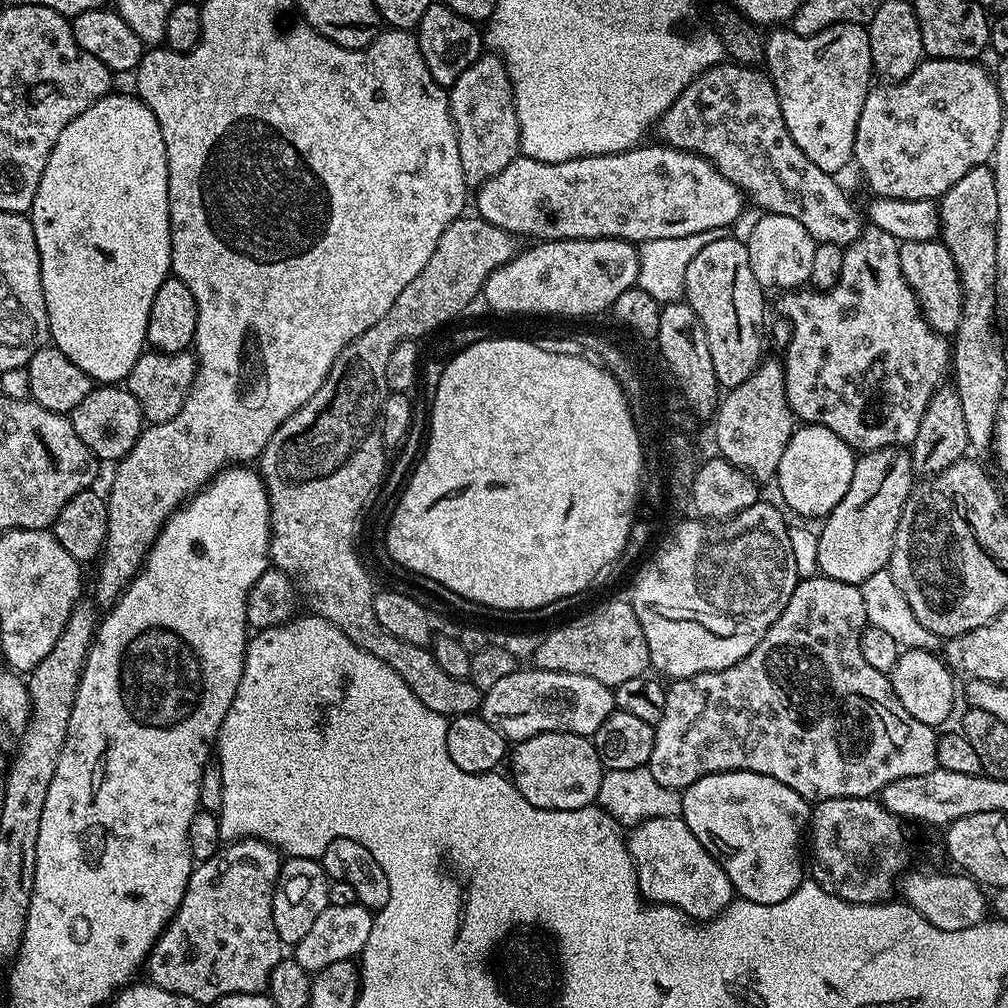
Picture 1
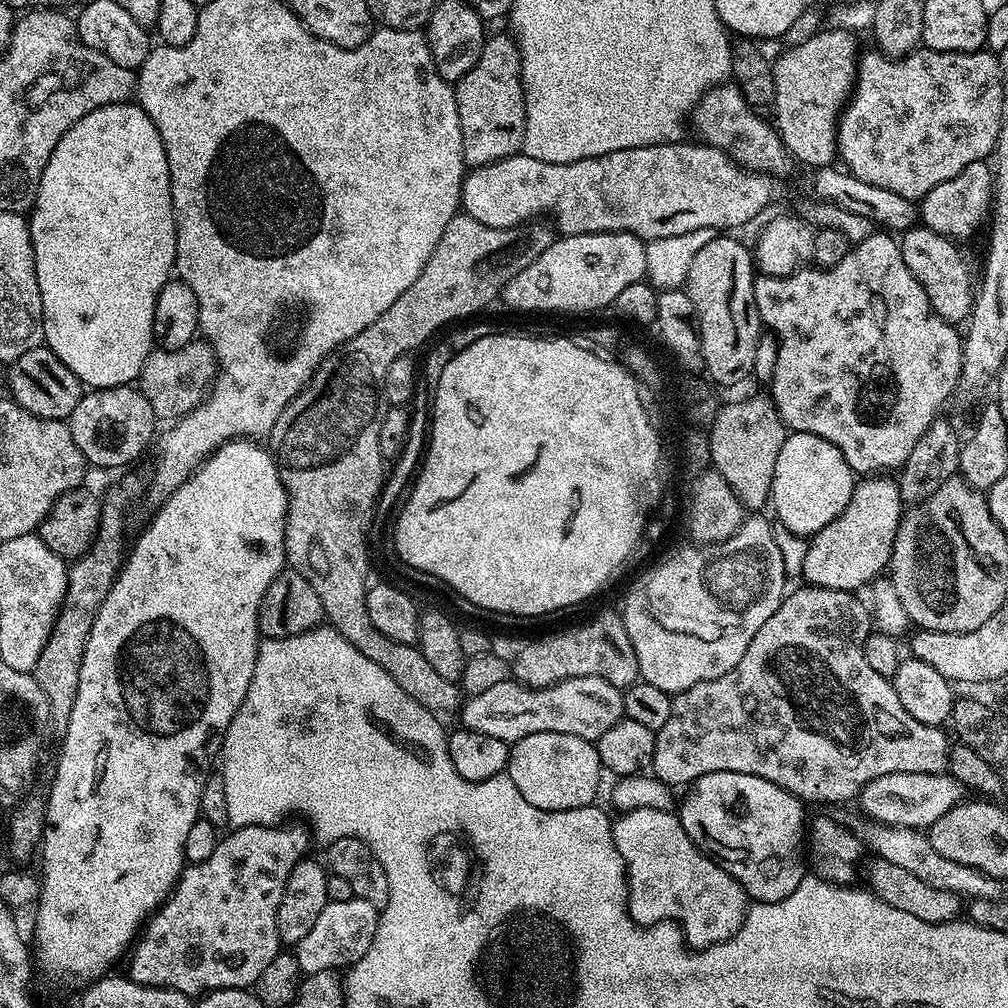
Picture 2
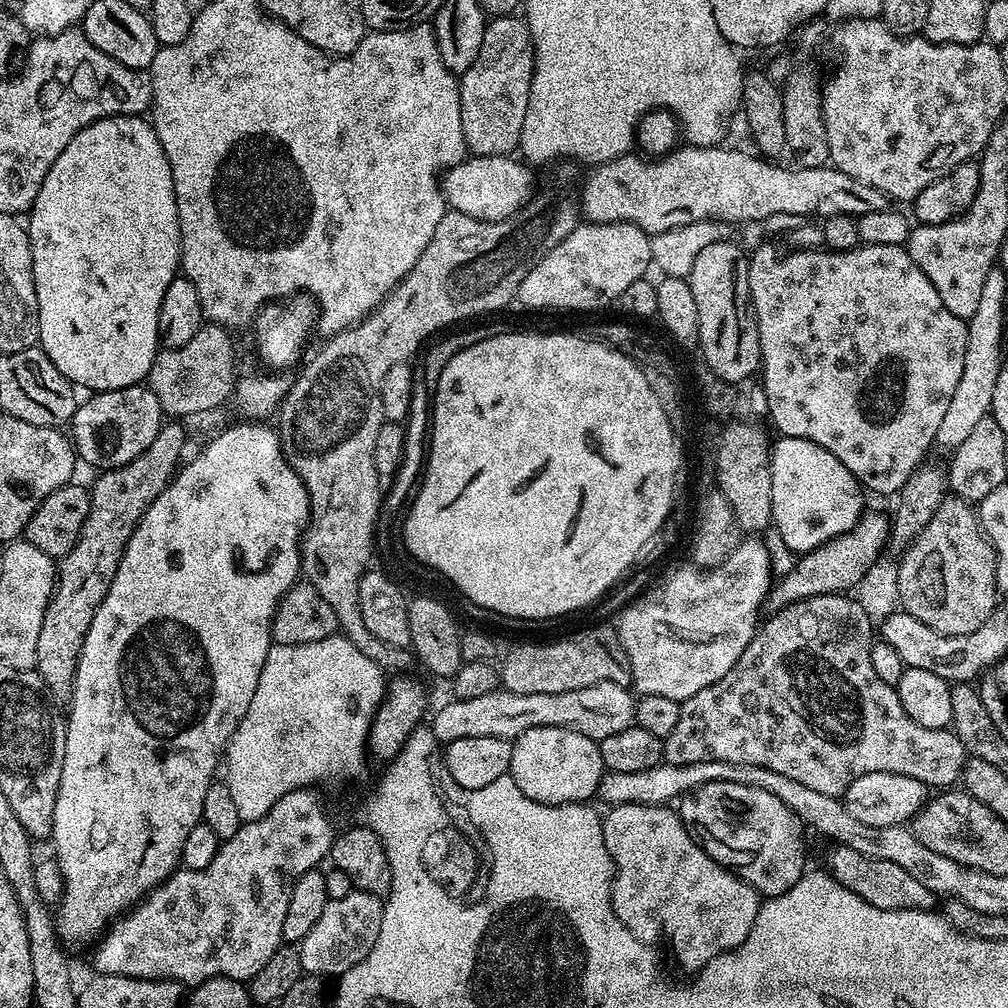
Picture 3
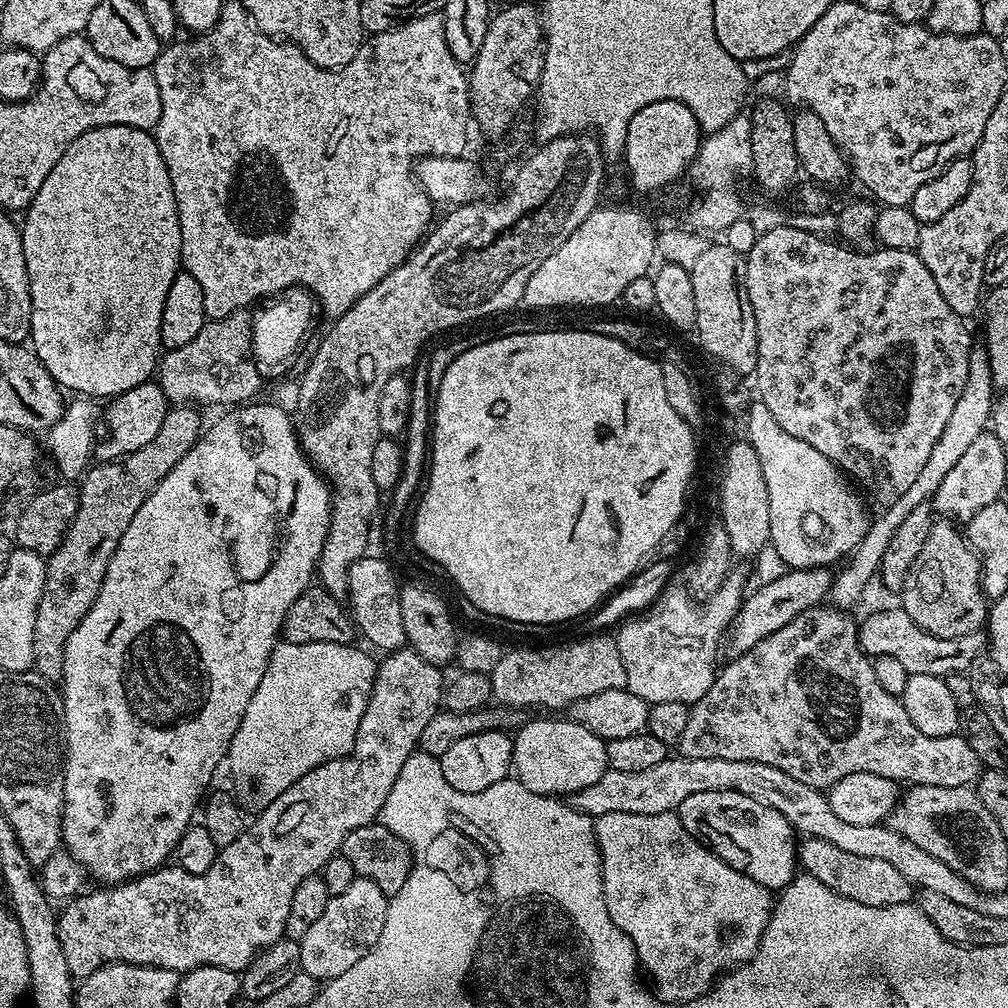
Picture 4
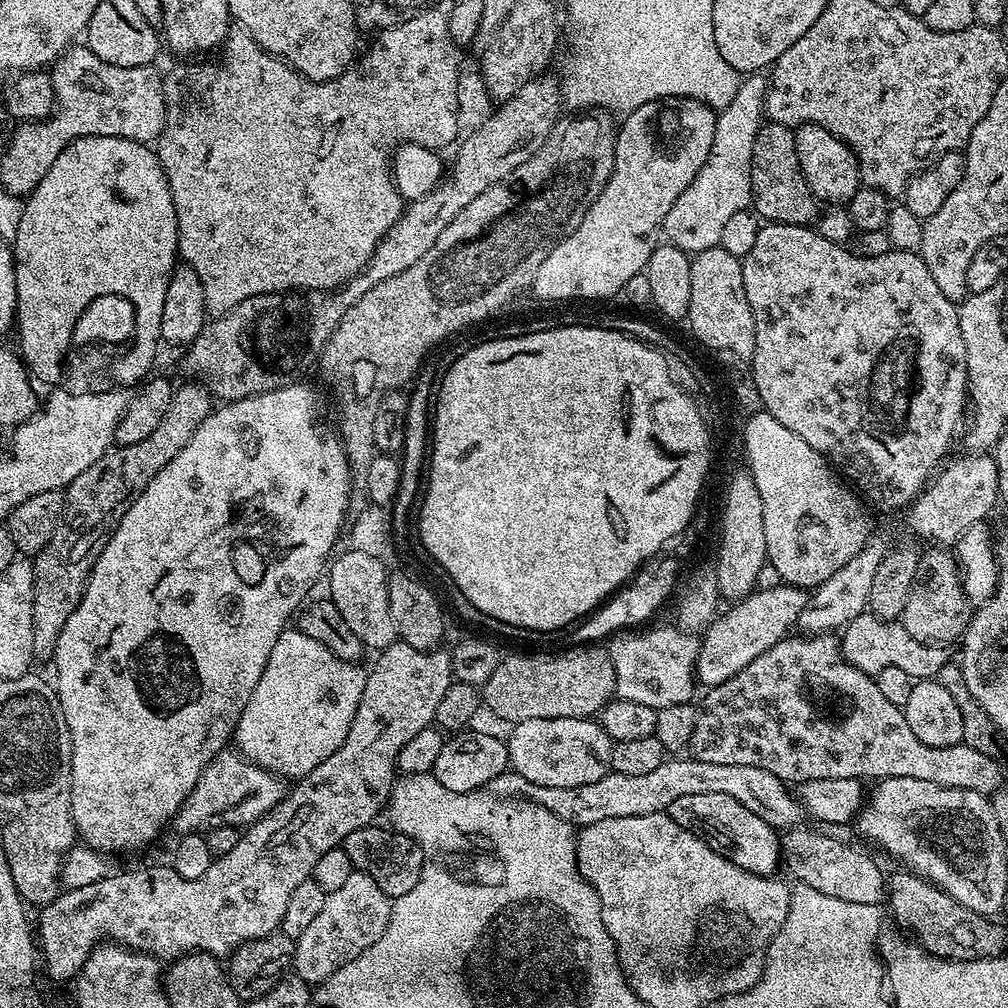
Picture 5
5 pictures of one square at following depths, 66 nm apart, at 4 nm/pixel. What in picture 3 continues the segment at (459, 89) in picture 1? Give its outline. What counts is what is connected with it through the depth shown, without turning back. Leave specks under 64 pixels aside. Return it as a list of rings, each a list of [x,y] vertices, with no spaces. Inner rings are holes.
[[[516,14],[491,17],[484,25],[482,46],[474,66],[459,77],[462,134],[471,155],[507,156],[519,149],[535,69],[536,55],[528,21]]]

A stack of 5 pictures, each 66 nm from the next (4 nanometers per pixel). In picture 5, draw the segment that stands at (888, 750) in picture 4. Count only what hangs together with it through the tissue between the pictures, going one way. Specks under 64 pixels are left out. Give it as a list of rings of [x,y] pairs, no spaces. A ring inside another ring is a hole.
[[[789,634],[776,645],[771,646],[770,650],[766,650],[766,654],[758,654],[758,658],[754,658],[754,662],[750,662],[750,666],[746,666],[746,670],[738,670],[738,674],[734,674],[734,678],[707,689],[703,694],[705,695],[704,701],[699,701],[694,722],[694,734],[687,747],[691,759],[698,762],[719,762],[721,766],[758,766],[758,770],[770,770],[770,774],[774,774],[778,779],[792,786],[799,786],[822,778],[860,780],[865,778],[864,776],[869,776],[872,782],[879,782],[886,778],[922,778],[926,782],[934,782],[938,786],[974,790],[985,794],[991,794],[1001,787],[1000,767],[990,758],[986,758],[986,754],[978,754],[978,750],[974,750],[962,742],[949,748],[931,748],[926,746],[926,742],[921,742],[914,734],[914,730],[910,730],[910,722],[906,722],[903,708],[894,706],[894,702],[890,702],[880,693],[873,677],[866,675],[862,670],[858,670],[845,660],[844,654],[840,650],[840,640],[832,634]]]

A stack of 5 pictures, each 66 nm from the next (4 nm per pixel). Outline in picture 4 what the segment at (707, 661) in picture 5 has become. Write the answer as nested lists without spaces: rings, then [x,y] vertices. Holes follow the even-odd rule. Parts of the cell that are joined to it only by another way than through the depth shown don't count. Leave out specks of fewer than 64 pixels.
[[[799,568],[789,569],[785,574],[773,580],[773,582],[761,583],[760,588],[756,588],[747,593],[744,603],[740,605],[738,614],[732,619],[732,627],[726,636],[726,648],[732,651],[733,657],[738,657],[746,650],[758,646],[762,638],[770,638],[770,634],[775,630],[780,630],[786,623],[793,621],[798,614],[804,613],[810,608],[819,607],[831,593],[833,573],[827,568]]]

